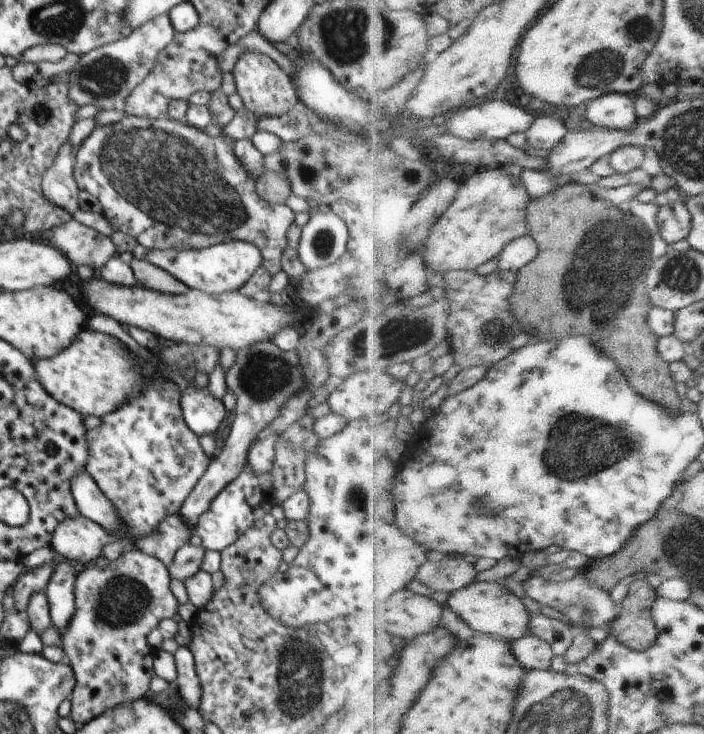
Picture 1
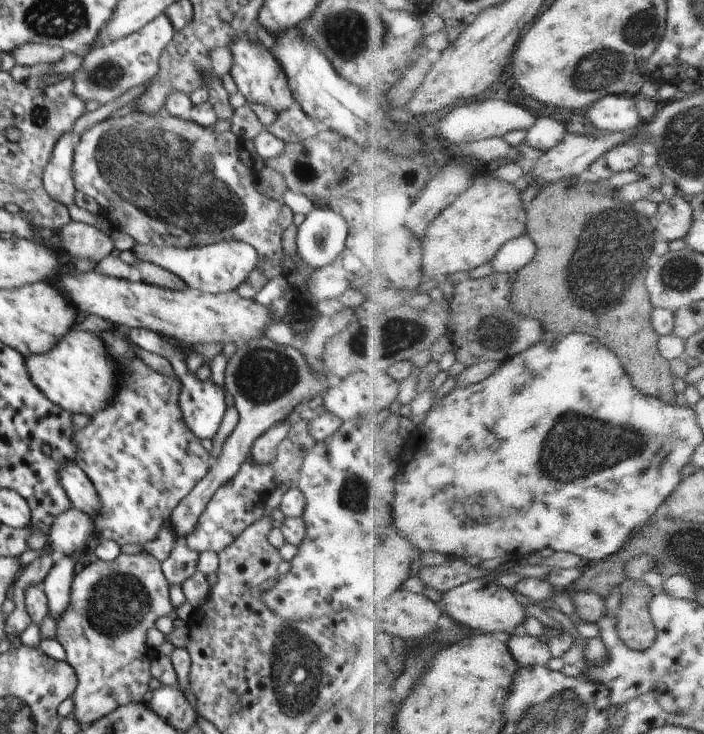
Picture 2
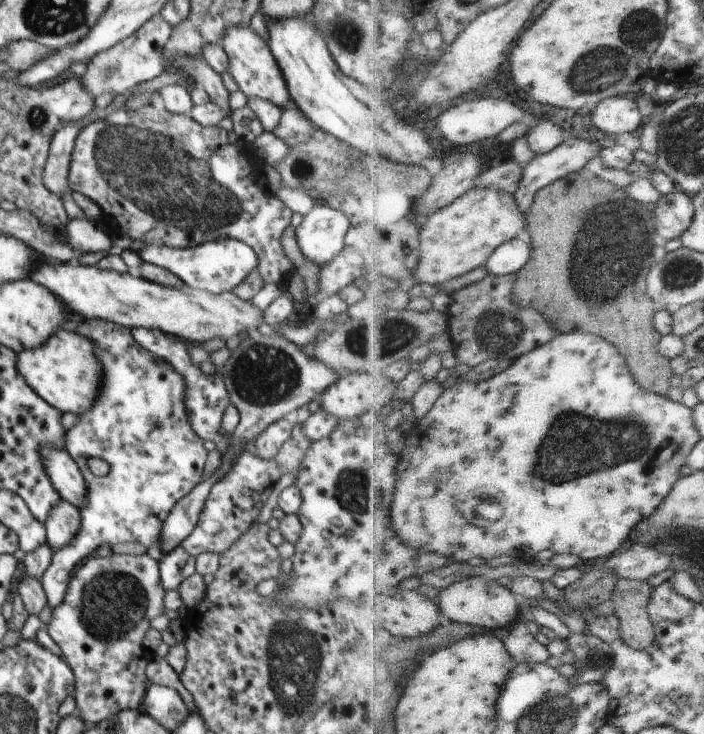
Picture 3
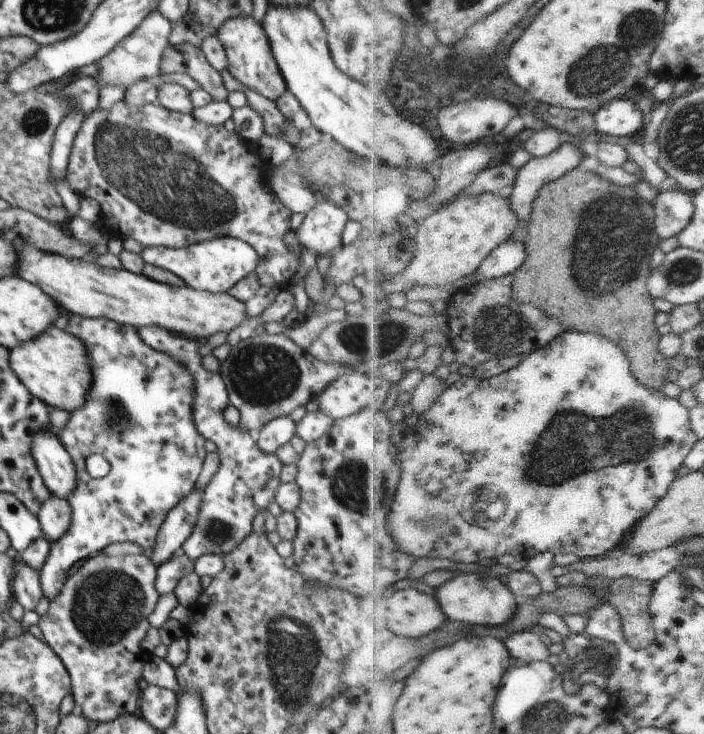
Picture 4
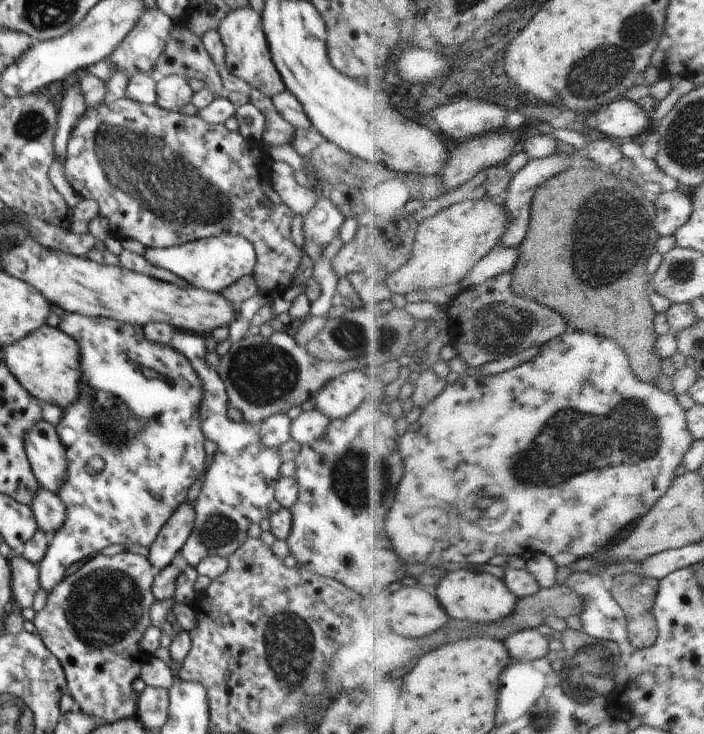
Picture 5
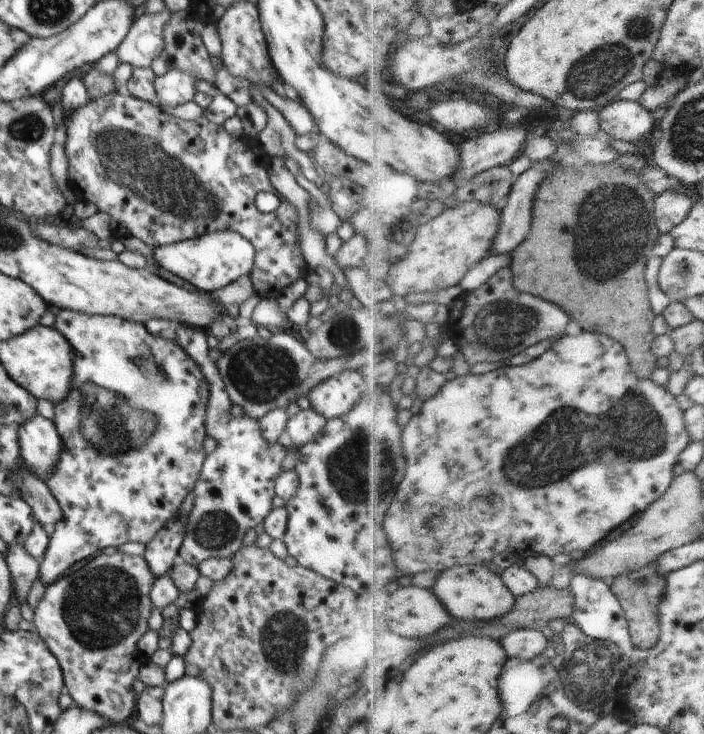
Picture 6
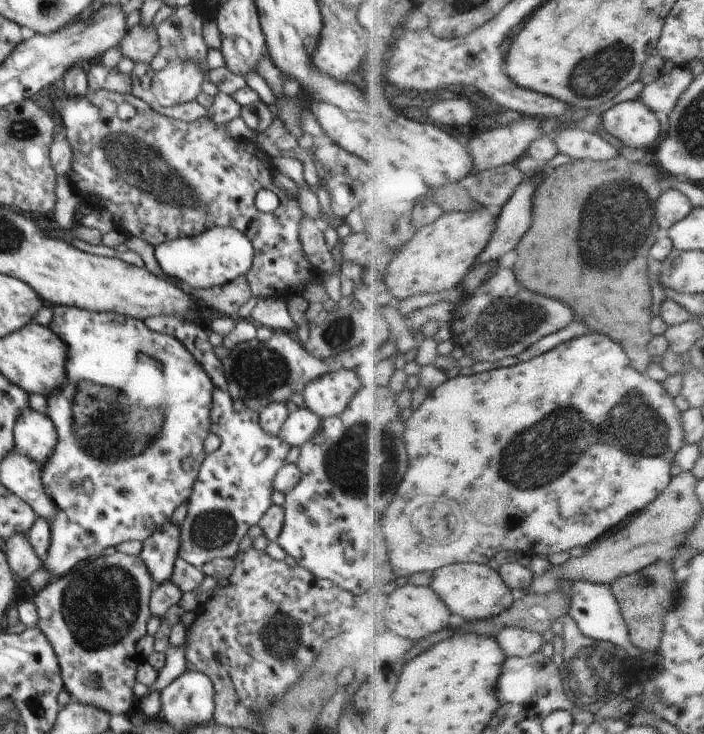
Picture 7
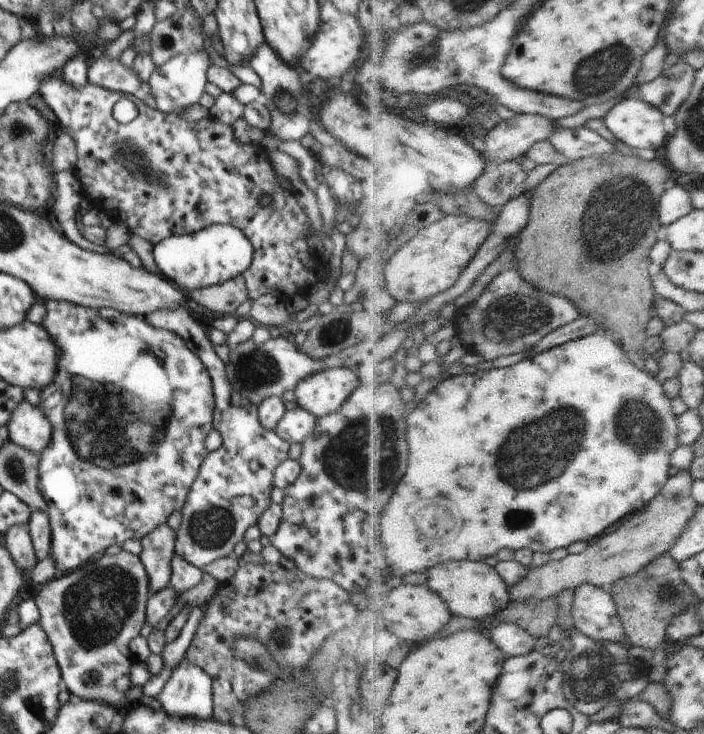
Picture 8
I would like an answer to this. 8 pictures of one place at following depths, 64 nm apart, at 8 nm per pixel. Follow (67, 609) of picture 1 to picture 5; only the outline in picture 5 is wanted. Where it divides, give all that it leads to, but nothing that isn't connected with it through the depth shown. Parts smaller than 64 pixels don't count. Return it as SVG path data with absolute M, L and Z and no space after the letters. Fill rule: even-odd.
M60 312L60 315L58 328L80 346L82 396L63 410L62 419L56 426L68 458L68 478L57 494L66 506L66 522L50 537L48 550L39 564L39 583L48 593L64 580L66 570L74 562L88 560L110 544L152 546L172 512L188 499L190 486L204 471L207 455L204 451L207 438L200 428L200 402L204 388L184 354L170 346L150 342L141 326L124 324L108 317L87 317L68 312ZM141 368L156 372L150 386L144 382L144 370ZM94 456L104 460L104 470L88 474L86 462Z

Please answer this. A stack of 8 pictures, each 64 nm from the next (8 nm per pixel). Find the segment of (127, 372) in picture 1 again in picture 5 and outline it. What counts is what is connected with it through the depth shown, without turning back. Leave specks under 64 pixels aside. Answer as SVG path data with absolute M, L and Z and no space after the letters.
M47 324L40 326L38 330L31 332L22 340L1 348L4 362L12 372L12 376L38 400L54 404L63 411L82 396L80 346L76 344L76 340L64 334L58 327L50 327Z

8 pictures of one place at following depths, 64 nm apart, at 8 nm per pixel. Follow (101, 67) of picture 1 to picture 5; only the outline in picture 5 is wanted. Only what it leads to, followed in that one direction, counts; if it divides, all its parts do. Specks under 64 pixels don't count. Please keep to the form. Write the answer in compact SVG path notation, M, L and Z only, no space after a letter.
M146 9L140 22L109 56L115 72L124 71L128 78L152 73L170 38L171 27L172 20L163 12Z

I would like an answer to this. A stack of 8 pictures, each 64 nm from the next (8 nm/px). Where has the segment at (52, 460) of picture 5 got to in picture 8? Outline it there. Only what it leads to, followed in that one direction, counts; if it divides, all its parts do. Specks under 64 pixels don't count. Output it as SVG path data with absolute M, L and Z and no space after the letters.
M20 402L8 422L9 440L34 454L42 454L52 440L52 426L40 407Z

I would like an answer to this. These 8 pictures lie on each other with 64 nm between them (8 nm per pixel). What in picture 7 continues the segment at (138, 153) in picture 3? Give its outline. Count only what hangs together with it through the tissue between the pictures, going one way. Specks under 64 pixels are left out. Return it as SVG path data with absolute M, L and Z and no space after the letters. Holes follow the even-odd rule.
M89 90L86 96L76 98L66 93L58 97L54 91L51 97L63 120L62 128L72 148L72 165L68 175L71 185L87 206L100 207L111 216L114 227L122 229L127 236L142 238L155 247L175 238L202 234L214 227L235 228L250 239L255 250L252 268L245 276L252 296L258 299L284 300L286 292L292 292L302 282L308 284L316 273L304 258L300 242L300 222L304 220L304 210L300 209L300 202L296 198L288 198L274 184L271 157L256 143L232 138L225 125L214 124L208 117L184 122L156 113L147 102L131 93ZM122 102L130 102L136 108L136 116L132 120L120 120L116 116L115 110ZM264 189L280 198L280 206L272 212L260 212L254 204L258 190Z

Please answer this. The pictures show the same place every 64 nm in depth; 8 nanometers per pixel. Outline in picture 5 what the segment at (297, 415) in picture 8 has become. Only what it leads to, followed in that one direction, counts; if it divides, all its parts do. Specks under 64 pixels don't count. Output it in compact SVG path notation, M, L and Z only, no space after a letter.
M316 409L303 411L302 414L292 420L290 436L296 442L300 442L302 446L309 445L326 432L330 421L331 419Z

